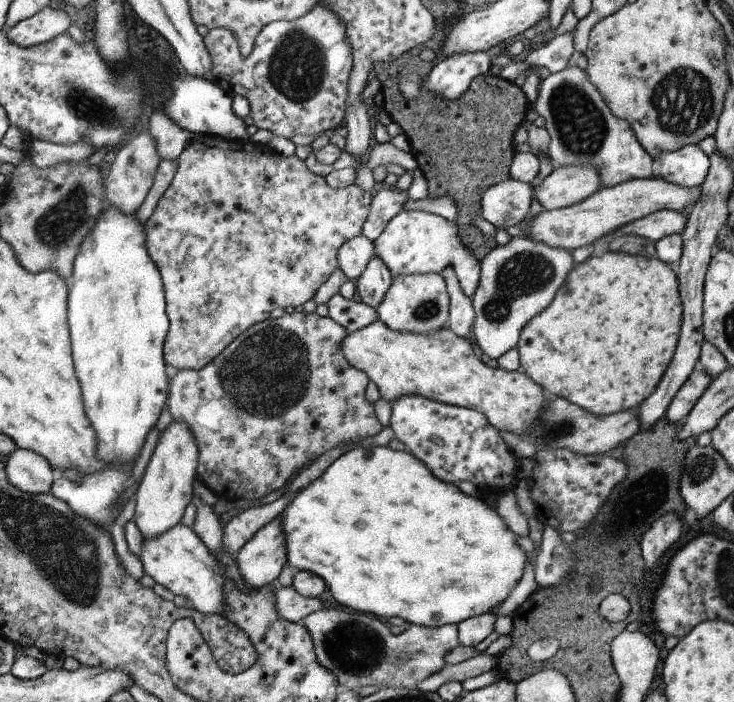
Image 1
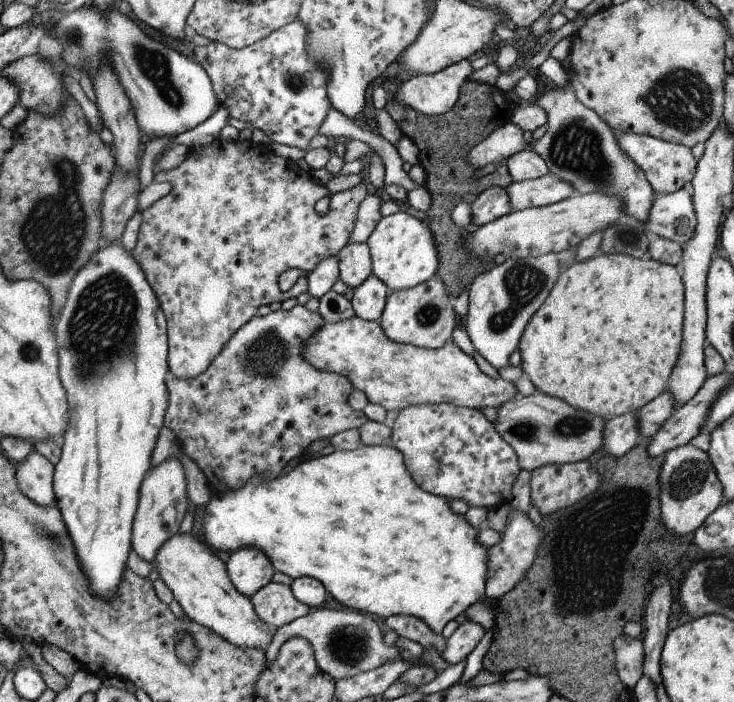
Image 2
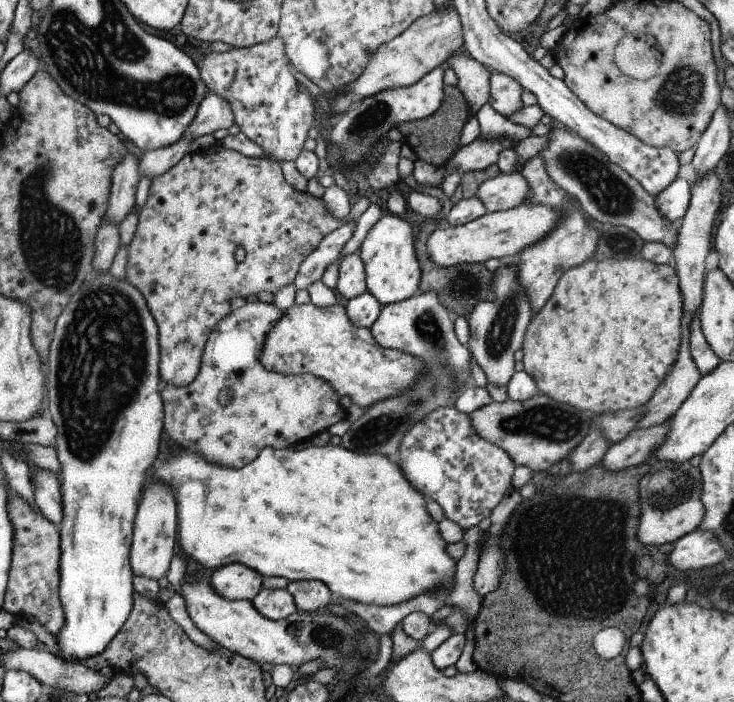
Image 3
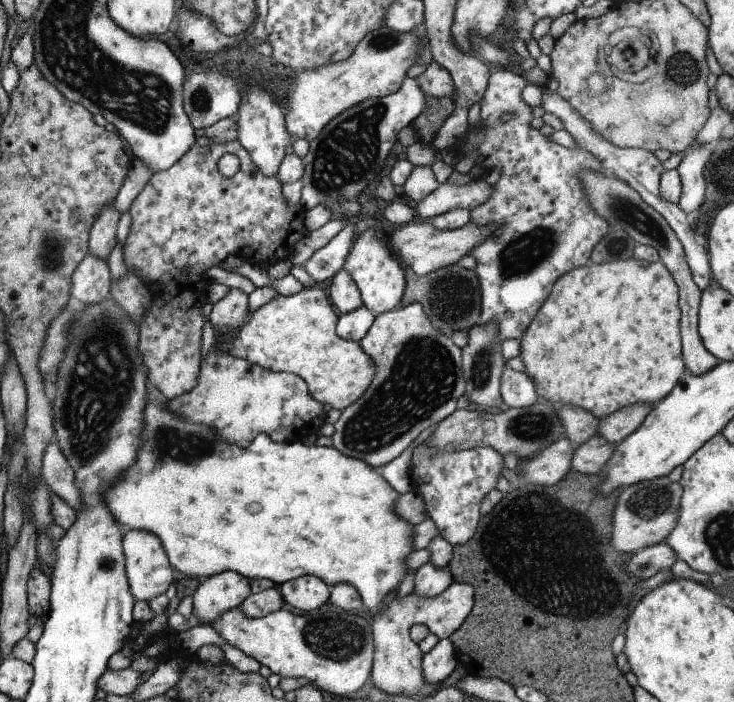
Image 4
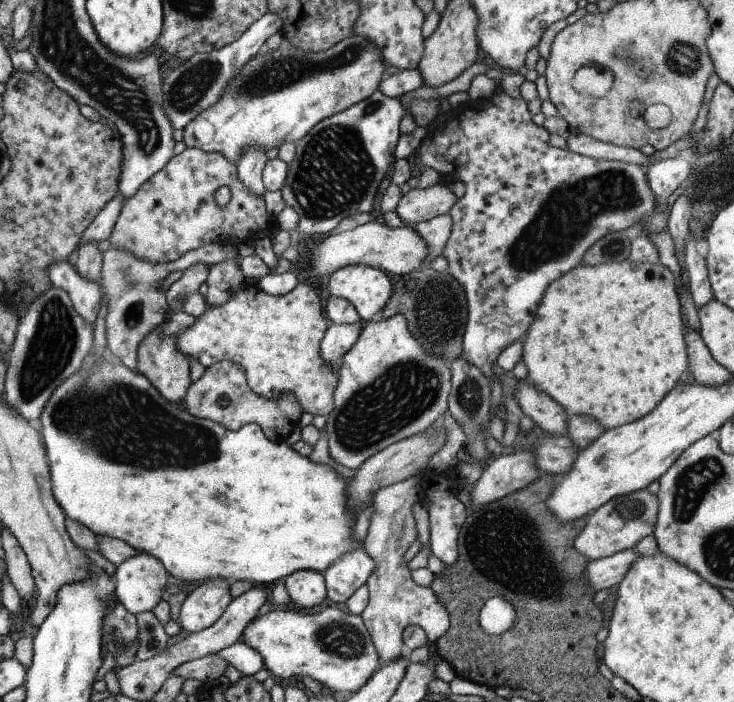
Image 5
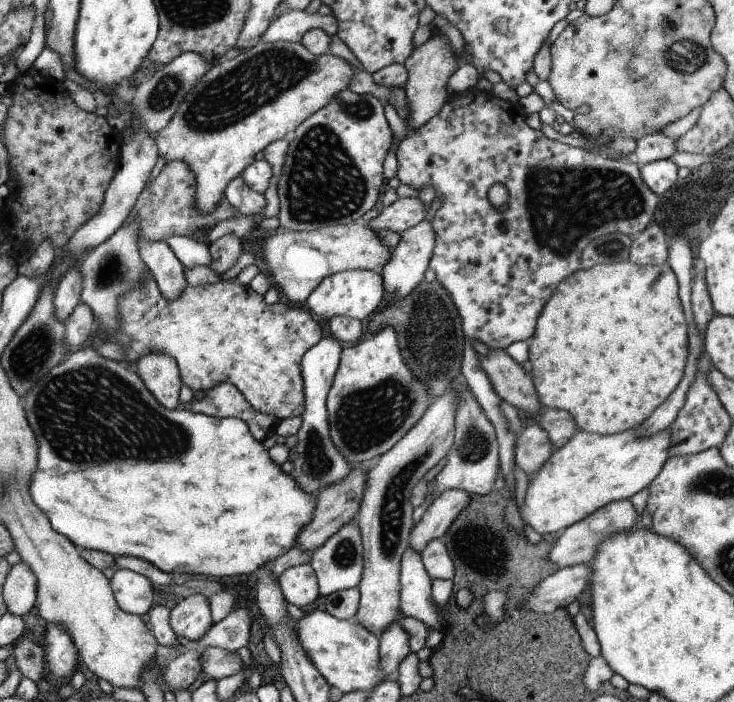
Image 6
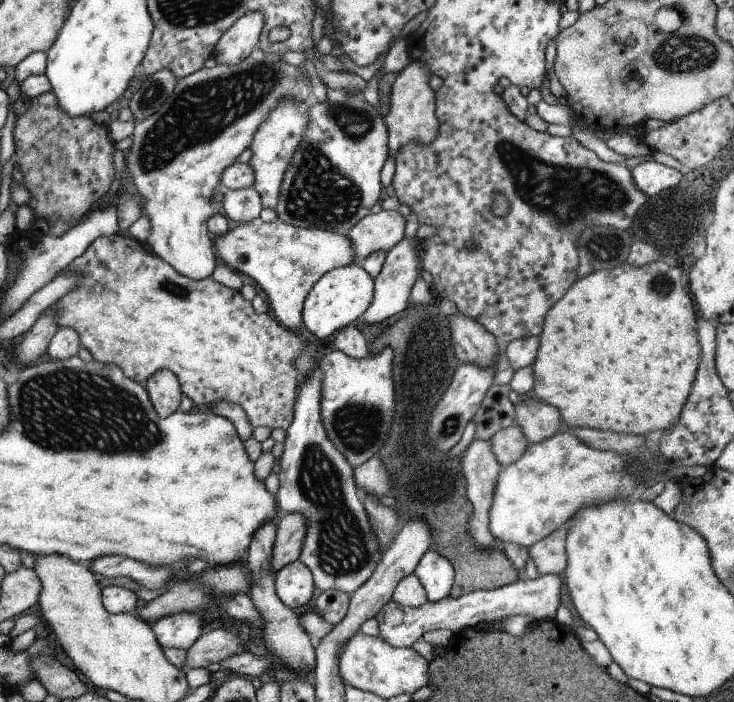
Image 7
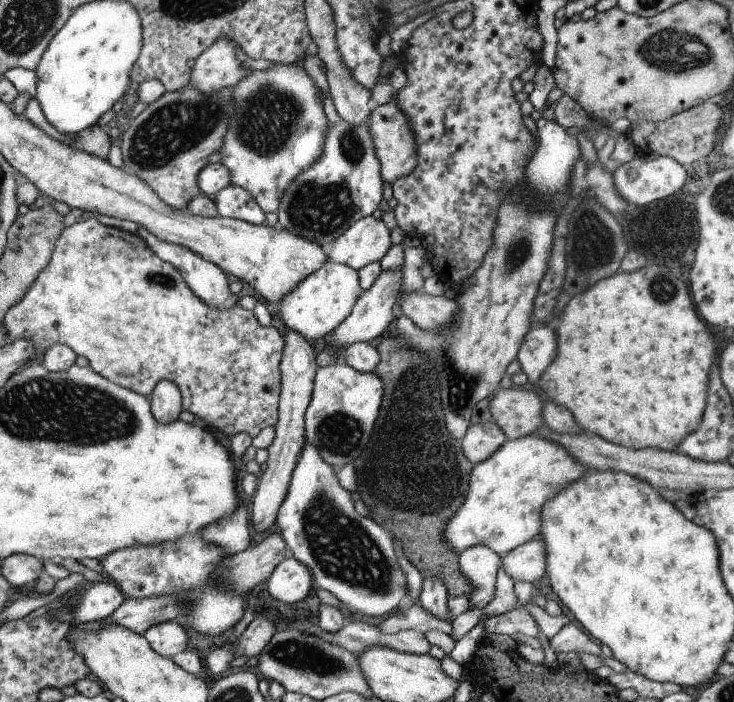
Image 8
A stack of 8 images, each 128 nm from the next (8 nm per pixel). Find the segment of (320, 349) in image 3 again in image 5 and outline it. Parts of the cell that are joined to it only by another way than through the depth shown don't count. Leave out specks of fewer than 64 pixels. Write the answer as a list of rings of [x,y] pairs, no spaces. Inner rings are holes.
[[[300,283],[284,296],[272,296],[258,285],[246,285],[220,306],[208,306],[196,322],[176,336],[176,348],[205,368],[230,360],[244,368],[252,392],[278,400],[292,392],[307,417],[329,415],[334,410],[338,366],[324,364],[320,342],[328,328],[317,291]]]

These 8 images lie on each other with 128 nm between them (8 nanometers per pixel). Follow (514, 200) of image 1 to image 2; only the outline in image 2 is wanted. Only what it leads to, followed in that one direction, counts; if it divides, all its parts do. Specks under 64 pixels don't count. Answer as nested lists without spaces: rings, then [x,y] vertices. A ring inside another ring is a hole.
[[[501,186],[490,187],[482,191],[471,204],[473,228],[490,224],[510,212],[510,200],[506,194],[506,188]]]

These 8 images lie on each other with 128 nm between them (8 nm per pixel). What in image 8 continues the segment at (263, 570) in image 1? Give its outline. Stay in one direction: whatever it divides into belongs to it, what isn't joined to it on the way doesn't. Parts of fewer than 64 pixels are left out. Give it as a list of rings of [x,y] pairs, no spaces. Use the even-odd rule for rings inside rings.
[[[174,620],[156,624],[143,633],[149,648],[170,659],[186,649],[188,635],[188,630]]]

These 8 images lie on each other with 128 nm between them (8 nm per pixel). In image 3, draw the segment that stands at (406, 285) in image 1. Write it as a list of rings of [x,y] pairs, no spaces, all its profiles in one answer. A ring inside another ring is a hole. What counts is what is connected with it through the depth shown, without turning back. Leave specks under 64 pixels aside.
[[[418,292],[406,300],[386,304],[381,307],[378,320],[370,327],[370,330],[372,330],[374,340],[380,346],[400,350],[400,352],[406,352],[406,354],[418,358],[420,362],[424,362],[424,370],[418,376],[418,380],[410,388],[402,390],[398,396],[386,398],[382,402],[372,404],[370,408],[365,408],[364,414],[358,420],[351,422],[350,430],[341,436],[340,445],[348,450],[358,452],[358,454],[384,454],[384,456],[397,459],[398,448],[400,448],[404,434],[416,422],[420,422],[424,416],[428,416],[430,412],[434,412],[440,406],[455,405],[455,399],[471,383],[470,360],[472,360],[472,356],[470,349],[458,340],[452,314],[448,312],[448,308],[444,308],[444,304],[438,302],[436,292]]]

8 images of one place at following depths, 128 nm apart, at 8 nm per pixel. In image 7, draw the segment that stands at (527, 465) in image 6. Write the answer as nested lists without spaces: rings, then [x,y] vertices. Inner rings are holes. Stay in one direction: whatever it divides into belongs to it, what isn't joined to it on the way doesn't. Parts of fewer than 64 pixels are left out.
[[[512,426],[509,428],[502,428],[500,432],[496,432],[490,440],[494,458],[500,462],[502,467],[510,466],[512,462],[516,462],[526,448],[531,445],[526,436],[522,434],[520,426]]]

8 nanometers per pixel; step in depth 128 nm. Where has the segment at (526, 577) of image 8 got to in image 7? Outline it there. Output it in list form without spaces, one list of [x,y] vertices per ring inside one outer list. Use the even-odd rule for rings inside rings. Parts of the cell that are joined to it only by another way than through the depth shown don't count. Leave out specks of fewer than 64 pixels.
[[[566,523],[558,530],[554,530],[546,538],[531,544],[528,548],[530,560],[536,566],[540,576],[559,574],[566,570],[566,534],[569,524]]]

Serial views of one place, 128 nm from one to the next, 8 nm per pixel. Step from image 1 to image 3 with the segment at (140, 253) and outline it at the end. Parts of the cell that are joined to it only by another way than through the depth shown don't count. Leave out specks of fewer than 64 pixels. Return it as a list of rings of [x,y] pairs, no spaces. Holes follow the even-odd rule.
[[[94,272],[88,278],[80,290],[70,298],[69,304],[64,312],[58,318],[56,324],[56,333],[53,337],[53,344],[50,346],[50,362],[48,362],[48,400],[46,406],[47,415],[52,418],[56,425],[56,456],[60,462],[60,481],[62,491],[62,522],[58,525],[61,534],[61,569],[58,570],[61,575],[61,585],[58,586],[58,596],[62,600],[66,622],[60,628],[56,636],[56,646],[62,662],[78,663],[78,660],[88,660],[98,654],[102,654],[106,648],[113,642],[114,636],[120,632],[122,626],[125,626],[126,620],[133,610],[134,590],[132,563],[128,560],[130,554],[130,540],[132,540],[132,524],[134,524],[134,514],[138,508],[138,498],[142,498],[142,486],[146,482],[146,472],[150,464],[156,460],[158,450],[160,450],[160,440],[162,440],[164,427],[164,404],[162,394],[158,391],[158,382],[160,382],[160,344],[158,344],[158,326],[156,320],[150,318],[148,312],[148,302],[142,298],[142,292],[136,286],[130,284],[126,278],[118,279],[110,272]]]

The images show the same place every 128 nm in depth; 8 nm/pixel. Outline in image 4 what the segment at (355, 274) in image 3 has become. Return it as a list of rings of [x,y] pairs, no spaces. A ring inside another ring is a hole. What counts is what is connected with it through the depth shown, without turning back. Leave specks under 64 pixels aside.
[[[346,268],[340,269],[332,278],[329,300],[338,315],[354,312],[356,308],[363,306],[360,290]]]

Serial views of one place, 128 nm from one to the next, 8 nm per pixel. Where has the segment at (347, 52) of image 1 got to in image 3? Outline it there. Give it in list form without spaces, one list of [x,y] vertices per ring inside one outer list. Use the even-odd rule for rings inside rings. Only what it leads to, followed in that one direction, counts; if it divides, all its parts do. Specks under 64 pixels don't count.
[[[278,34],[252,47],[234,47],[222,53],[205,50],[200,64],[208,92],[230,102],[240,130],[278,163],[295,161],[304,150],[310,129],[317,126],[312,94],[296,80],[289,64],[292,62]]]

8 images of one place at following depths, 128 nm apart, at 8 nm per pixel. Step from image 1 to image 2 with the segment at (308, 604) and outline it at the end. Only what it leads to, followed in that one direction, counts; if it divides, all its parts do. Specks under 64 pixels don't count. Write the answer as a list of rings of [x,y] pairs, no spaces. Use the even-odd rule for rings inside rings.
[[[272,581],[248,597],[248,600],[258,618],[273,628],[306,616],[310,609],[294,596],[291,586]]]

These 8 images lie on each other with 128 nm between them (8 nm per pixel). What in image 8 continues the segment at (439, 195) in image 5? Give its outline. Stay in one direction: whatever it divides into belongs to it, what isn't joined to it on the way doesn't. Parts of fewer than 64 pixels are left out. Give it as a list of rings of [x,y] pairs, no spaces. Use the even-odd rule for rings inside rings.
[[[368,216],[358,220],[345,234],[342,234],[331,247],[327,260],[339,263],[353,270],[360,271],[367,265],[378,263],[384,257],[391,246],[391,235],[384,222],[376,220],[374,216]]]

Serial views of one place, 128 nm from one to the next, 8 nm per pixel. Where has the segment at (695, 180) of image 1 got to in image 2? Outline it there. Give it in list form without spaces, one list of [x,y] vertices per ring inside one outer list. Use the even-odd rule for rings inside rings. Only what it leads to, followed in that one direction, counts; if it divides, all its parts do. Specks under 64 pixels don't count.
[[[614,129],[614,136],[618,140],[618,148],[624,150],[624,154],[630,156],[630,160],[646,174],[654,192],[673,193],[682,190],[687,182],[694,180],[698,161],[692,154],[692,148],[648,135],[636,136],[632,132],[619,131],[618,129]]]

